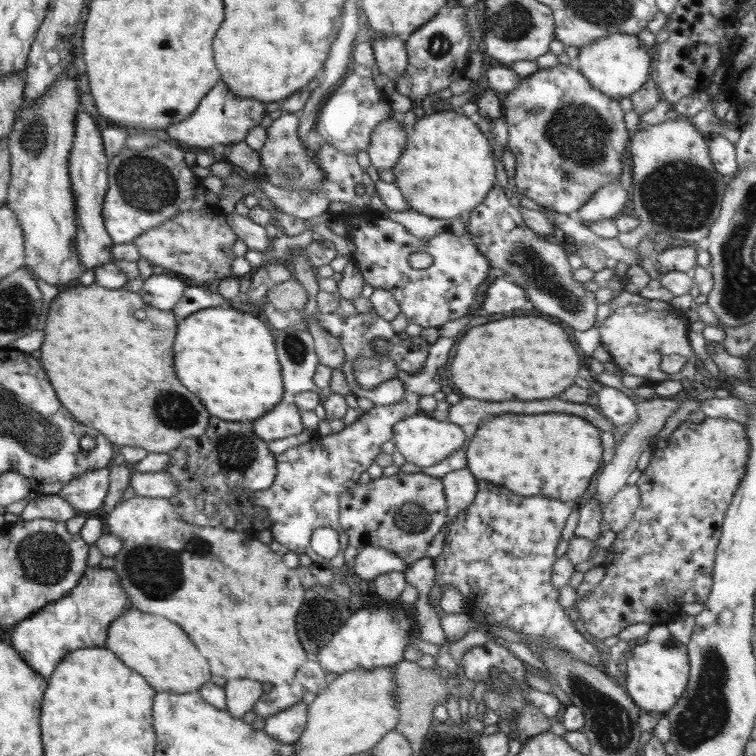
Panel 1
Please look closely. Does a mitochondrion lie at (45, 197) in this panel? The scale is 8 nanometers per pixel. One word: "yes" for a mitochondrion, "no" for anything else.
no

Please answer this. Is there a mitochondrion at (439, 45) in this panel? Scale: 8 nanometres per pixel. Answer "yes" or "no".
yes

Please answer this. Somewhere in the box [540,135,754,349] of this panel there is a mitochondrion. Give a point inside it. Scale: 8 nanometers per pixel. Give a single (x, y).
(680, 196)

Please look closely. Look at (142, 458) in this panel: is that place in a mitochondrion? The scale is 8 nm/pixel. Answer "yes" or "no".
no

